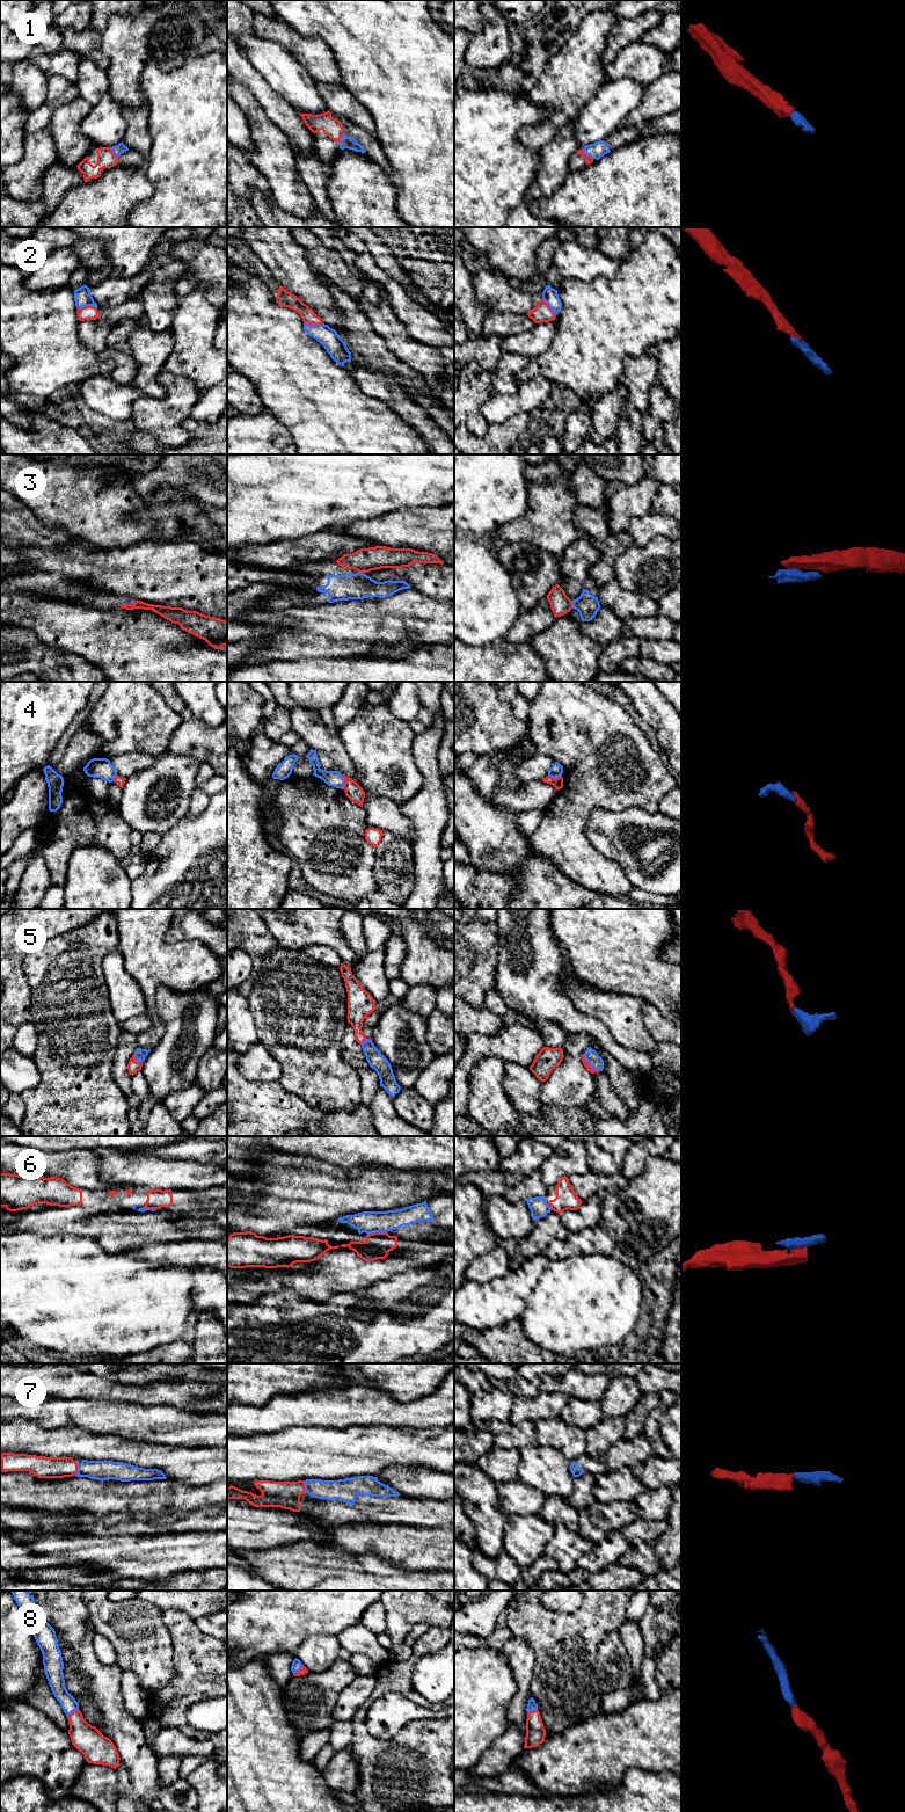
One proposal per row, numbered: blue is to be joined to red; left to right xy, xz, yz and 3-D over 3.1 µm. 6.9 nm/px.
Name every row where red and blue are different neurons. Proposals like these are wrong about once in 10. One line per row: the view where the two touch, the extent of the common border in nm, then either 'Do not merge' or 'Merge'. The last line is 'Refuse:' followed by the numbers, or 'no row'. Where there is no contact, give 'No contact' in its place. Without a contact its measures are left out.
1: Touches red in yz. Shared border 100 nm. Merge
2: Touches red in xz. Shared border 140 nm. Merge
3: Touches red in yz. Shared border 60 nm. Merge
4: Touches red in xz. Shared border 100 nm. Merge
5: Touches red in yz. Shared border 170 nm. Merge
6: Touches red in xz. Shared border 140 nm. Merge
7: Touches red in xz. Shared border 90 nm. Merge
8: Touches red in xz. Shared border 100 nm. Merge
Refuse: no row

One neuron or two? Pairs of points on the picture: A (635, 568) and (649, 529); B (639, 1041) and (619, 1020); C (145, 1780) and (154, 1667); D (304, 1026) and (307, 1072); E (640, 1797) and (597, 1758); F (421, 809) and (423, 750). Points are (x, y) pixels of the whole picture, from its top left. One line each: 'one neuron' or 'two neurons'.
A: two neurons
B: one neuron
C: two neurons
D: one neuron
E: two neurons
F: one neuron

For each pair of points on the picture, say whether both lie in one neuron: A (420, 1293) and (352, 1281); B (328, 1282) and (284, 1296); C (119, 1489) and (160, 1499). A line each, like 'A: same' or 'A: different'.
A: different
B: different
C: same

